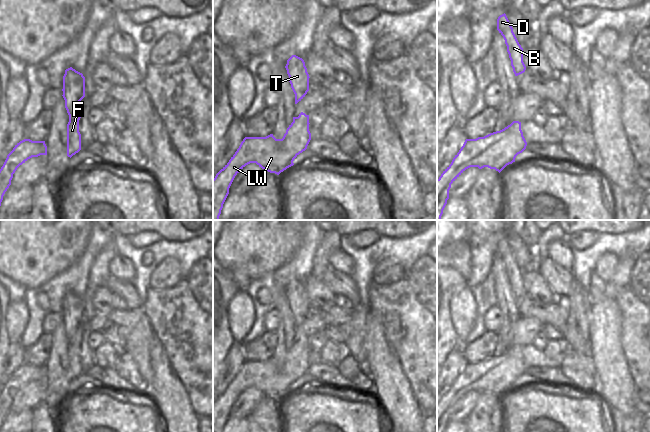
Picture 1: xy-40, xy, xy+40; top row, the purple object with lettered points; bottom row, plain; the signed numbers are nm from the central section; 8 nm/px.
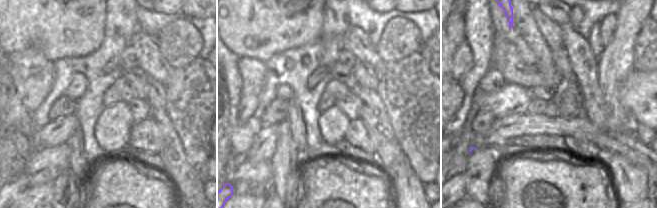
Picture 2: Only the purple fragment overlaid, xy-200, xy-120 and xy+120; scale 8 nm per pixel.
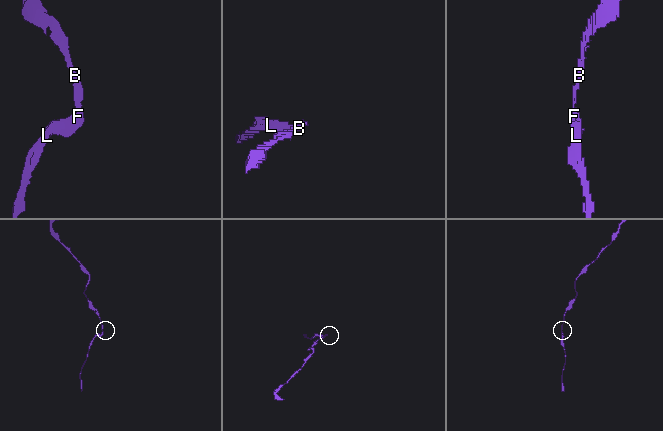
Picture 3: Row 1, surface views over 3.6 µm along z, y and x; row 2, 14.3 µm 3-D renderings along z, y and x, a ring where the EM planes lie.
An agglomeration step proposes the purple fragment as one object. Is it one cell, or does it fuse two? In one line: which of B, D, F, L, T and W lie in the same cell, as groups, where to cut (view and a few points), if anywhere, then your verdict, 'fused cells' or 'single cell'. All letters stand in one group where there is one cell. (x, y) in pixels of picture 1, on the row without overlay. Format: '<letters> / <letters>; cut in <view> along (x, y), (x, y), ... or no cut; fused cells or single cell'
B D F T / L W; cut in xy+40 along (519, 346), (514, 359), (519, 365), (520, 372), (512, 385); fused cells

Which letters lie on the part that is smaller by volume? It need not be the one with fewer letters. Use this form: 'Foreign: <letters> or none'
Foreign: L, W

